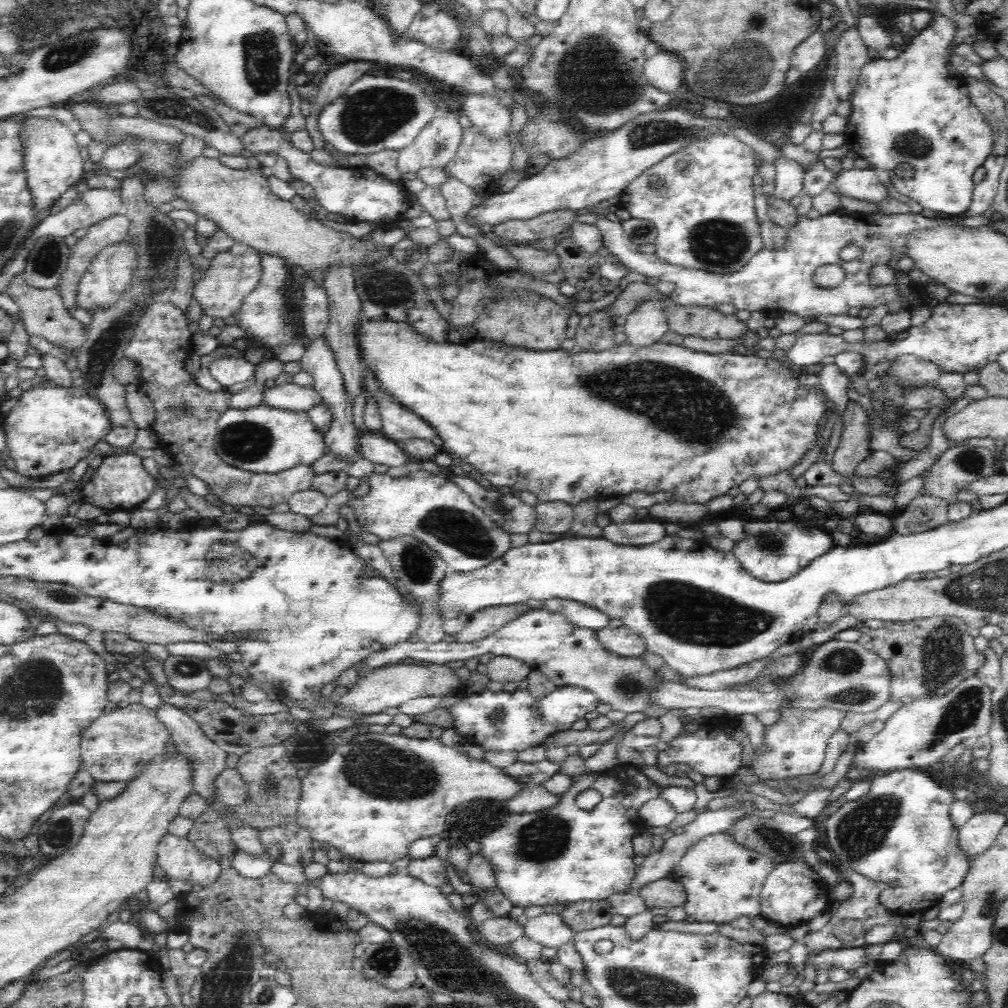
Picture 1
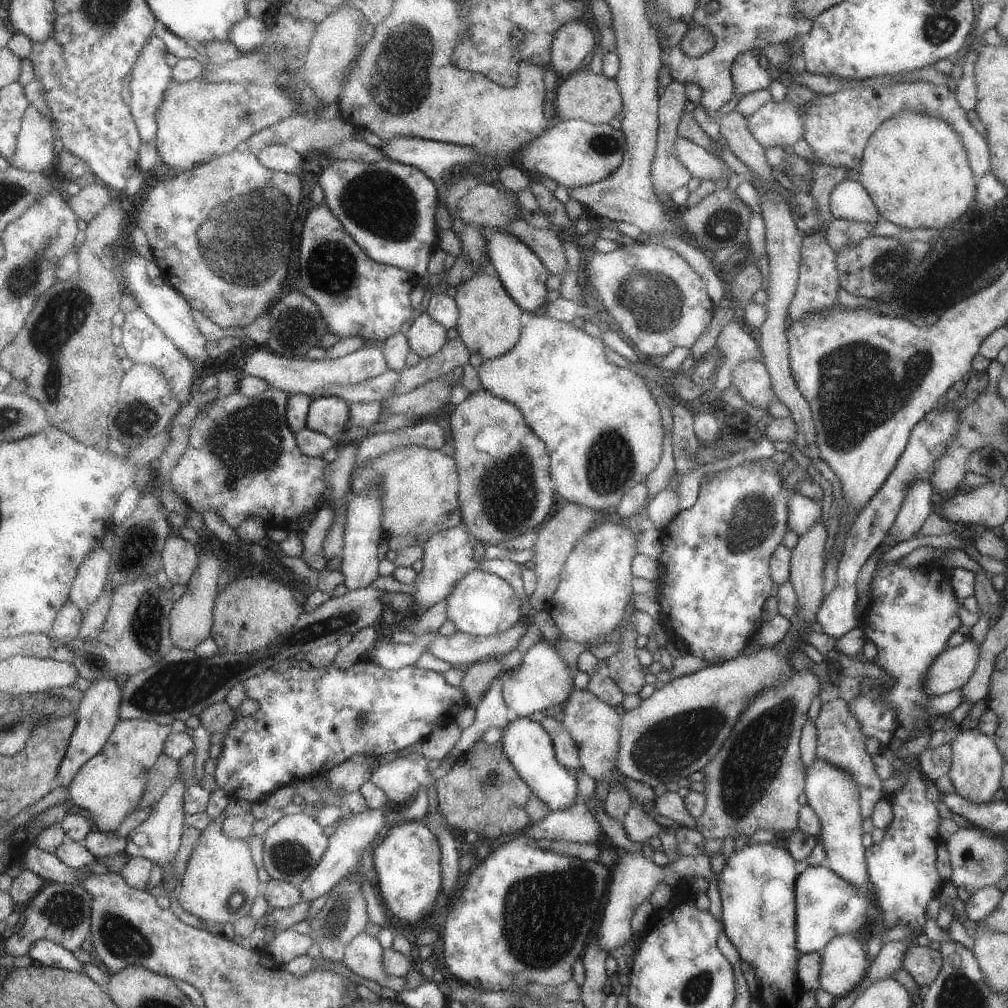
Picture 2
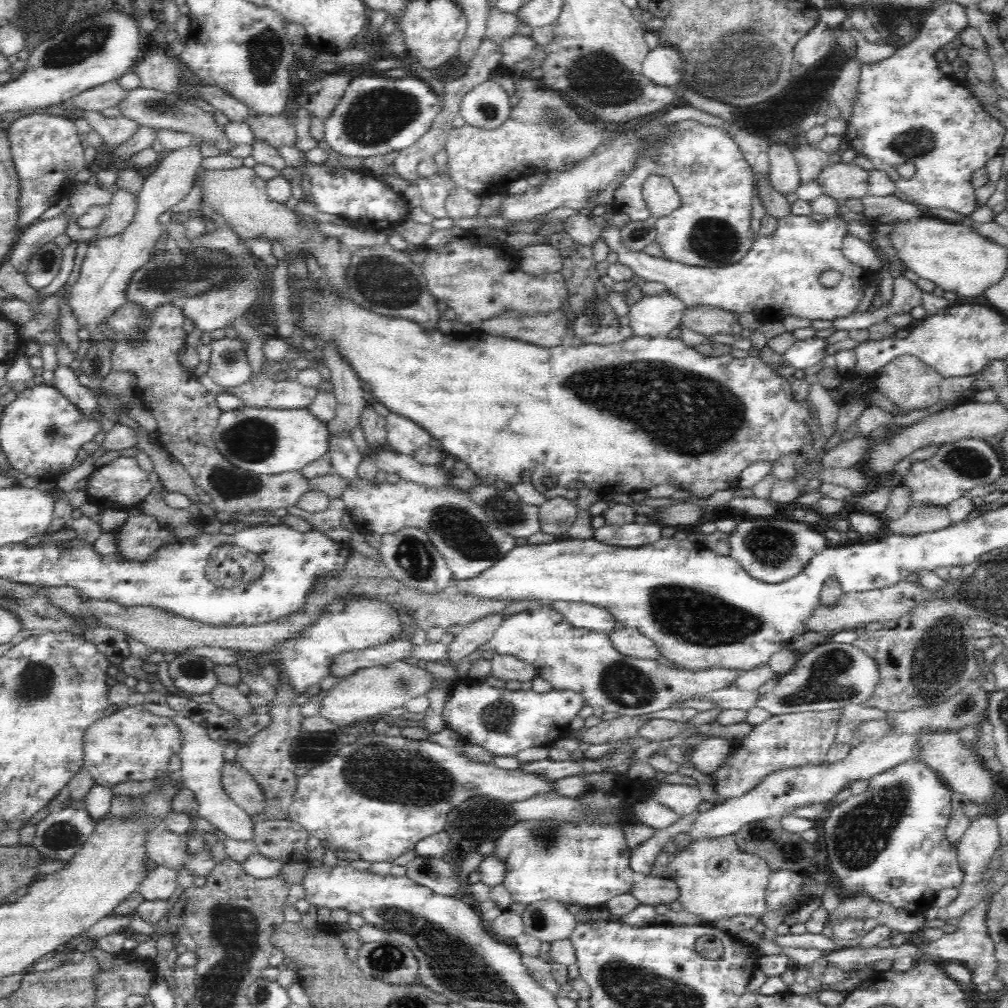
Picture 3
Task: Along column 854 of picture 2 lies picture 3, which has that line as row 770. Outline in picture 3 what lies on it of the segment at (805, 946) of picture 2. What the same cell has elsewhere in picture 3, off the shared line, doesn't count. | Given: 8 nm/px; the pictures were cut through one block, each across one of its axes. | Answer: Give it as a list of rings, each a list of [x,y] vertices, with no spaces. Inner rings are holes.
[[[918,759],[907,760],[882,774],[870,777],[867,782],[869,787],[866,791],[832,808],[824,822],[827,863],[834,876],[840,880],[843,896],[865,890],[874,900],[922,915],[932,906],[940,890],[959,888],[964,876],[957,859],[956,842],[951,843],[945,831],[953,812],[952,790],[940,783],[937,772]],[[894,878],[900,878],[904,883],[895,888],[890,884]]]

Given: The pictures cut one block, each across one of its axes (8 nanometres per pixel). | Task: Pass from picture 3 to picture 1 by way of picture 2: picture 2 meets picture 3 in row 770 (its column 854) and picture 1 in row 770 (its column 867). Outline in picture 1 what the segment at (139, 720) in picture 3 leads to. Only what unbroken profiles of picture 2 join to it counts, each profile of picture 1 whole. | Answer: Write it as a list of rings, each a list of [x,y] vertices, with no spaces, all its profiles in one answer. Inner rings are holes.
[[[124,703],[97,718],[82,733],[81,766],[88,769],[95,781],[126,782],[152,757],[166,751],[167,728],[154,716],[154,711],[140,703]]]

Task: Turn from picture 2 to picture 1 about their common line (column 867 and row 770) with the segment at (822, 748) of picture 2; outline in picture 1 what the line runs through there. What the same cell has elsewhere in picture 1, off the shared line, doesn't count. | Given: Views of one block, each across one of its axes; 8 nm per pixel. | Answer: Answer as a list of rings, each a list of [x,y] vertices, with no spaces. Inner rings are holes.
[[[830,705],[813,709],[780,712],[782,720],[766,728],[764,746],[756,750],[757,757],[749,766],[762,779],[783,780],[789,776],[815,773],[825,758],[828,738],[840,728],[846,716],[844,711]]]

